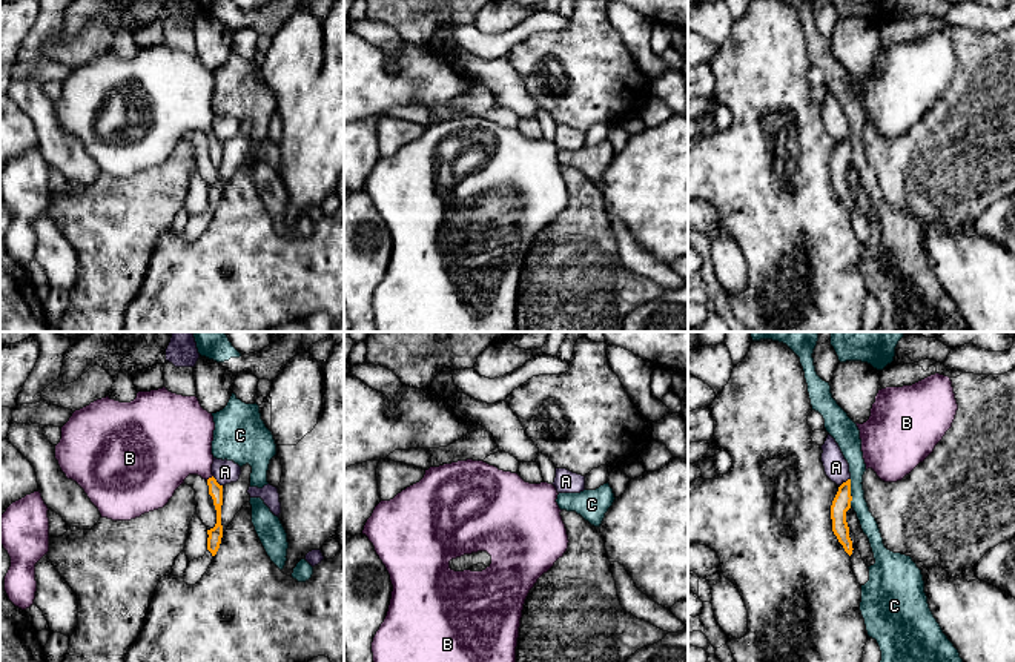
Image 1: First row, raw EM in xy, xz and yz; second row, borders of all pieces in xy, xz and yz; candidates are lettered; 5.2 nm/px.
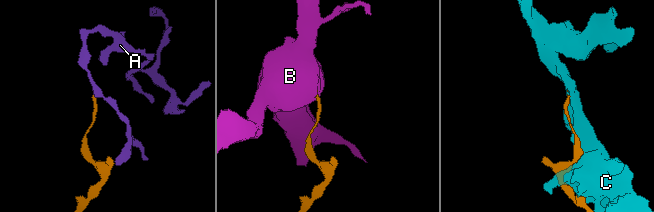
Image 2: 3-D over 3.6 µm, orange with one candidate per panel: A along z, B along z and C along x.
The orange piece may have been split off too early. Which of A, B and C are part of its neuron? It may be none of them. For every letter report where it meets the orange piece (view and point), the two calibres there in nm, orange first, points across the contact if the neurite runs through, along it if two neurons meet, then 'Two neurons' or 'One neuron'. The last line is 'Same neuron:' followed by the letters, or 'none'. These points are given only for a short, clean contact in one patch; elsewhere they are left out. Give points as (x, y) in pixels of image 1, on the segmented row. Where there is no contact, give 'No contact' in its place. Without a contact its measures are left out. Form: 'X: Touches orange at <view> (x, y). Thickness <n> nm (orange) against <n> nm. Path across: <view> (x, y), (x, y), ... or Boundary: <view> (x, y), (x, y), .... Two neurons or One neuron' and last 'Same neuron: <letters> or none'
A: Touches orange at xy (215, 481). Thickness 80 nm (orange) against 120 nm. Boundary: xy (212, 476), (221, 486). Two neurons
B: Touches orange at xy (209, 478). Thickness 80 nm (orange) against 360 nm. Path across: xy (215, 490), (209, 478), (177, 443). One neuron
C: Touches orange at yz (849, 493). Thickness 100 nm (orange) against 110 nm. Two neurons
Same neuron: B

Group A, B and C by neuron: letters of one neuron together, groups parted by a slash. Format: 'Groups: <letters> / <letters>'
Groups: A / B / C

